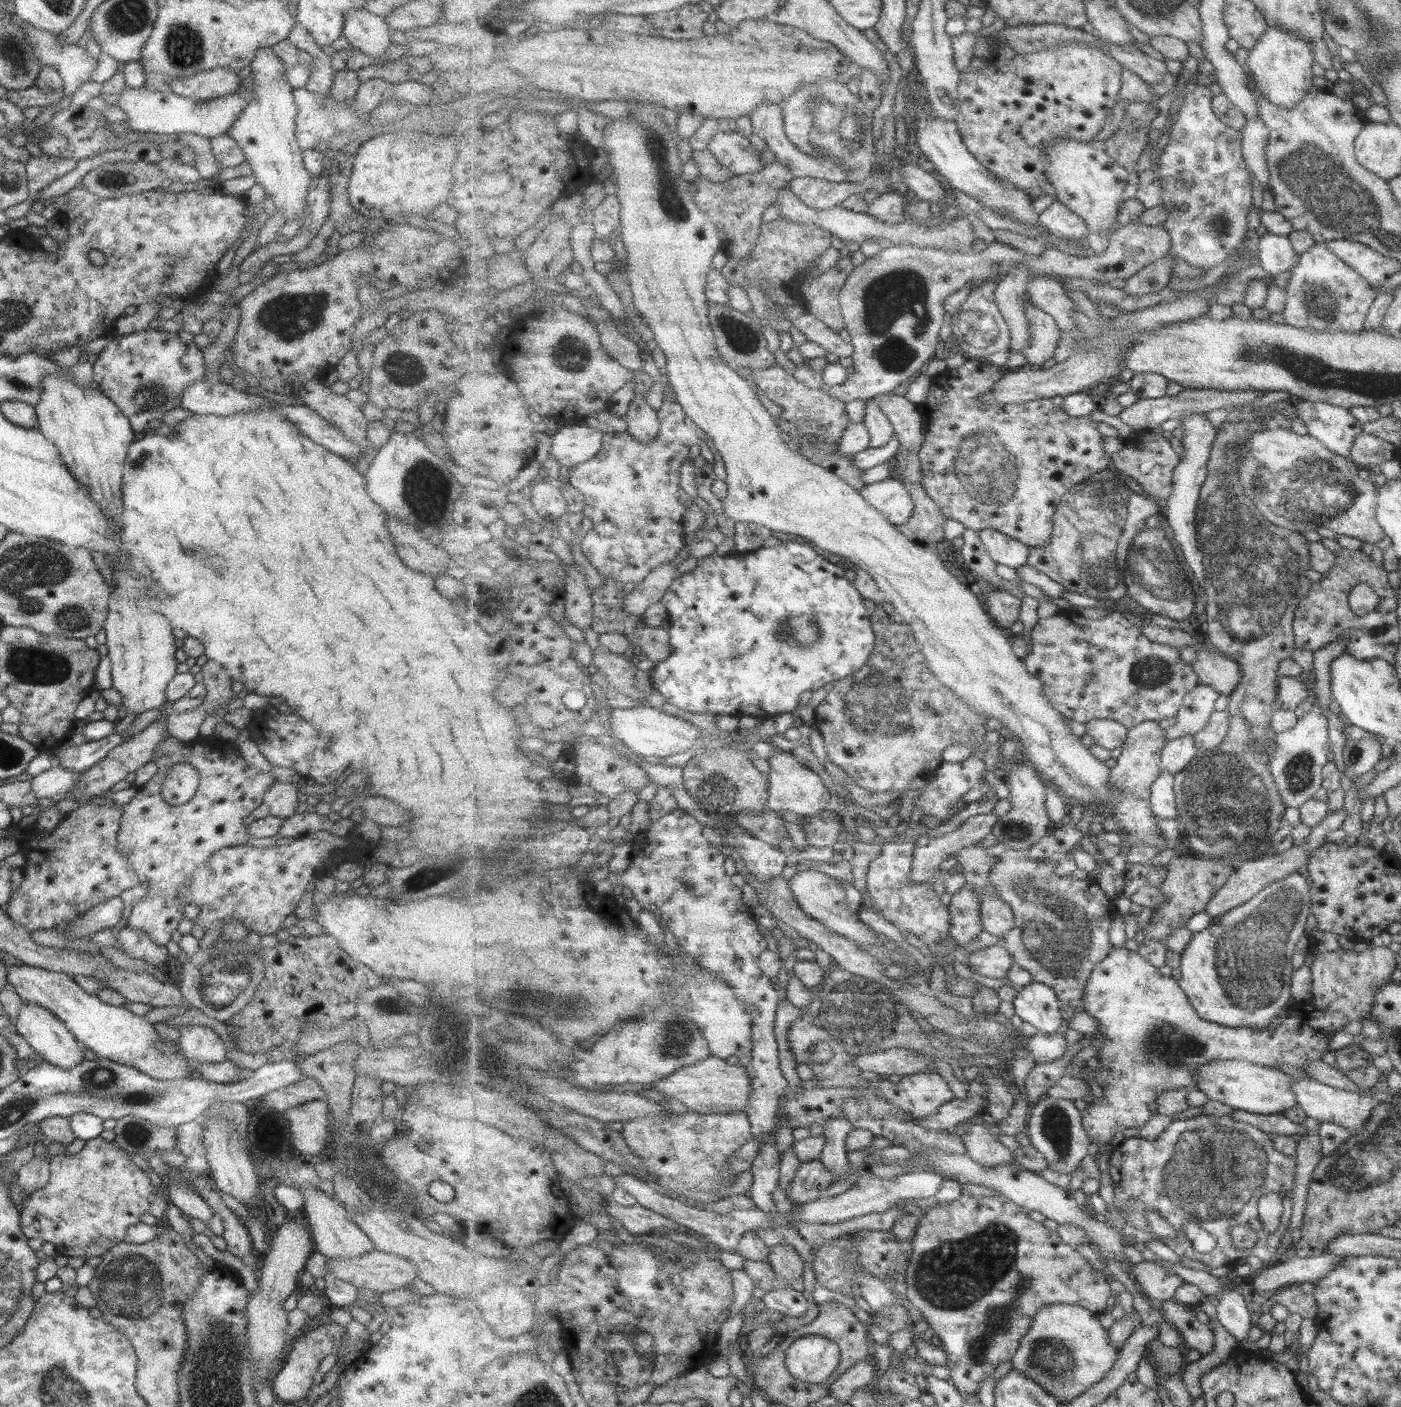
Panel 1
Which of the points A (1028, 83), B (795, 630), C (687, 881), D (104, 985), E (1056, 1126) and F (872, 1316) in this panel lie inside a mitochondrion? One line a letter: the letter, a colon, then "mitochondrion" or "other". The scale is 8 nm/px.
A: other
B: mitochondrion
C: mitochondrion
D: other
E: mitochondrion
F: other

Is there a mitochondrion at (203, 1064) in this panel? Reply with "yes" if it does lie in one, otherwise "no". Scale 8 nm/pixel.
no

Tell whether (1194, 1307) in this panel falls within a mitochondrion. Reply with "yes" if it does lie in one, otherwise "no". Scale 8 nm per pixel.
no

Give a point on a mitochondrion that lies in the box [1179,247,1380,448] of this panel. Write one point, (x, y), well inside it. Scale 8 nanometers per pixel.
(1320, 301)

